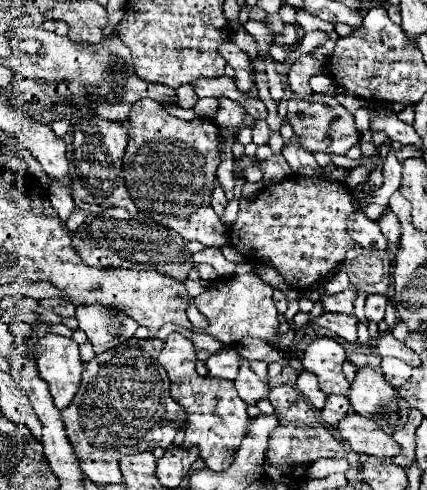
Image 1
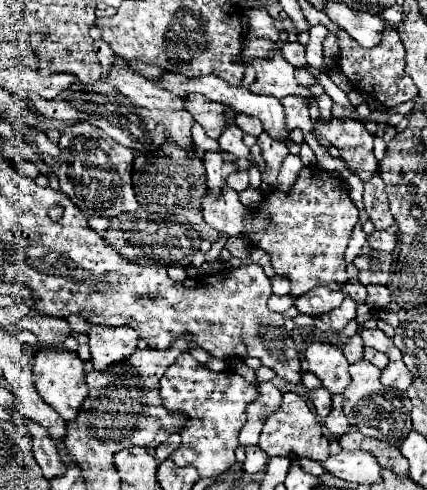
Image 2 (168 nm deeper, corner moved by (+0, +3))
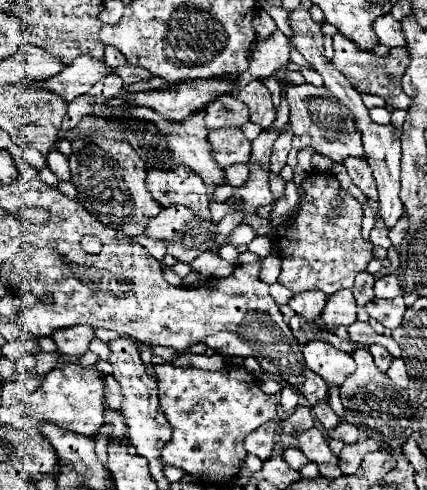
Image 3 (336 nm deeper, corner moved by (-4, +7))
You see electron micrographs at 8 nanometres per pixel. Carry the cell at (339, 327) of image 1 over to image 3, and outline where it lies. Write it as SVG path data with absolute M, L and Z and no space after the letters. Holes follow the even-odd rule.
M339 290L333 296L329 296L327 304L321 312L321 318L329 326L353 324L357 320L357 306L353 300L353 292L351 290Z

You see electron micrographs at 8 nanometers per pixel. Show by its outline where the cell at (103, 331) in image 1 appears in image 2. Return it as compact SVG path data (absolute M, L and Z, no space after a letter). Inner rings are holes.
M101 324L89 326L89 348L91 360L97 370L105 370L115 362L127 360L137 346L137 332L133 328L109 328Z

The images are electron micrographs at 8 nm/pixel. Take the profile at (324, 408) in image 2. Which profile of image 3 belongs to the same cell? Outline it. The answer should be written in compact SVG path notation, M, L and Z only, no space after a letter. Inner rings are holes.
M319 402L317 406L313 406L313 416L321 422L321 426L323 426L325 430L331 430L331 428L335 428L335 426L339 424L337 414L335 414L335 412L331 410L331 406L325 404L325 402Z

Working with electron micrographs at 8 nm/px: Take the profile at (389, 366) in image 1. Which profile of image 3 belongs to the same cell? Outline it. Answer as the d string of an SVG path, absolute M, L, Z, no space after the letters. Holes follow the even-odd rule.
M395 358L395 360L391 362L391 368L387 370L387 376L389 376L397 386L407 388L409 378L407 378L407 372L405 372L405 362L403 362L401 358Z

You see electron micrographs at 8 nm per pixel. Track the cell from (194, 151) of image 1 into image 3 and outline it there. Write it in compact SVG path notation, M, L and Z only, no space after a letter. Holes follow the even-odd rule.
M185 166L179 170L147 170L147 190L163 206L183 204L201 218L209 218L209 194L207 186L195 172Z

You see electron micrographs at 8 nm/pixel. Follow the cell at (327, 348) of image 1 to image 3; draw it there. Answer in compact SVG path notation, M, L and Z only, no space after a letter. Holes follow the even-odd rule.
M307 342L303 348L303 356L307 366L317 372L323 380L327 380L329 384L343 384L343 380L355 372L355 362L349 354L333 348L327 342Z

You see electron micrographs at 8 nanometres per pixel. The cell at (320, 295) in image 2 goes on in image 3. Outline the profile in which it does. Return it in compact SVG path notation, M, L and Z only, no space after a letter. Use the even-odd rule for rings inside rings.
M311 290L311 292L303 292L303 294L295 294L291 300L289 300L289 306L301 314L303 318L307 320L315 320L321 316L321 310L327 302L327 296L319 290Z

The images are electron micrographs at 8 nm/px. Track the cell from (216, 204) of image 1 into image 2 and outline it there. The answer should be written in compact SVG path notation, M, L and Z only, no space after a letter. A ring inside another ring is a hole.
M205 152L203 160L205 160L205 168L207 168L207 188L209 188L211 196L221 196L221 188L225 186L225 178L235 172L235 166L231 164L233 156Z

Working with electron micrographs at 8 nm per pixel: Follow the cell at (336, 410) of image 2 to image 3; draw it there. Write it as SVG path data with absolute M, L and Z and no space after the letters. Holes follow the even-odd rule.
M341 422L335 430L329 430L327 432L329 438L337 438L337 440L343 440L345 444L355 444L357 442L357 436L359 436L359 430L347 422Z

